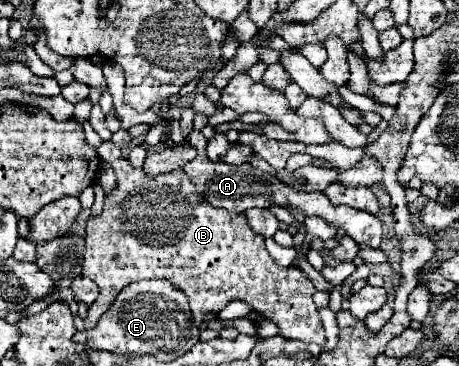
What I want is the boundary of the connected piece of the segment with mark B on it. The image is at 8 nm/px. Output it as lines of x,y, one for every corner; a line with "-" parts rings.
131,167
131,171
115,173
117,185
105,197
103,213
89,217
87,235
84,236
83,275
99,285
99,297
95,303
89,305
87,317
83,319
85,329
95,327
99,317
109,309
115,295
125,285
143,279
169,279
177,289
187,295
193,323
197,327
203,323
207,311
221,311
229,301
241,299
249,303
255,311
263,313
265,319
273,321
283,337
325,345
325,331
317,307
311,299
311,295
315,293
313,283
299,269
283,269
271,259
265,249
263,235
257,235
249,227
245,213
231,213
225,209
211,207
211,203
203,201
203,197
195,193
195,185
191,185
191,179
187,179
187,173
183,173
183,169
175,169
157,177
147,175
141,167

